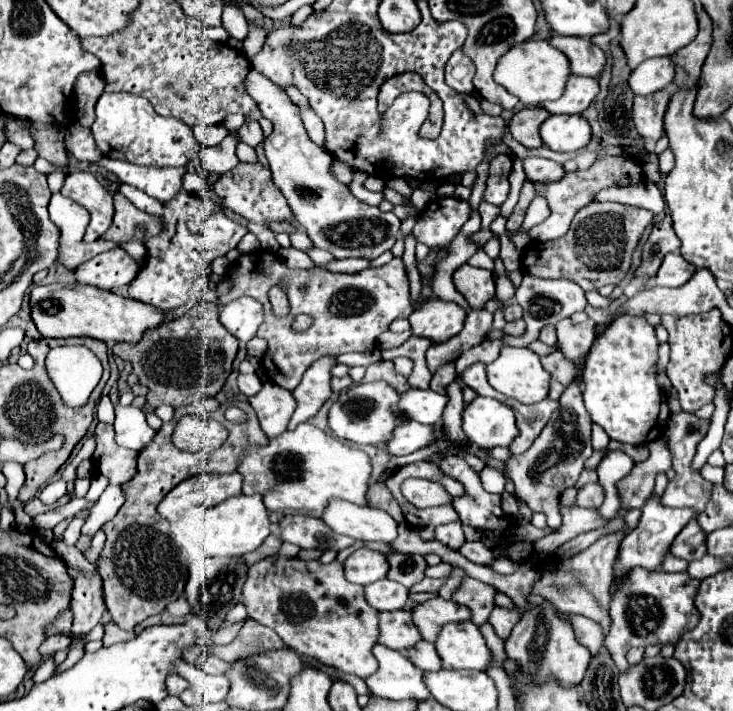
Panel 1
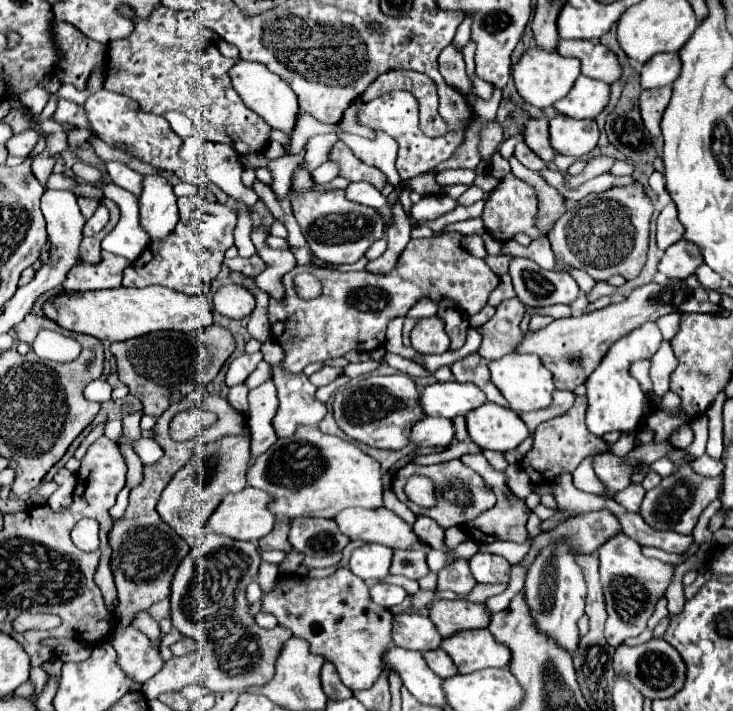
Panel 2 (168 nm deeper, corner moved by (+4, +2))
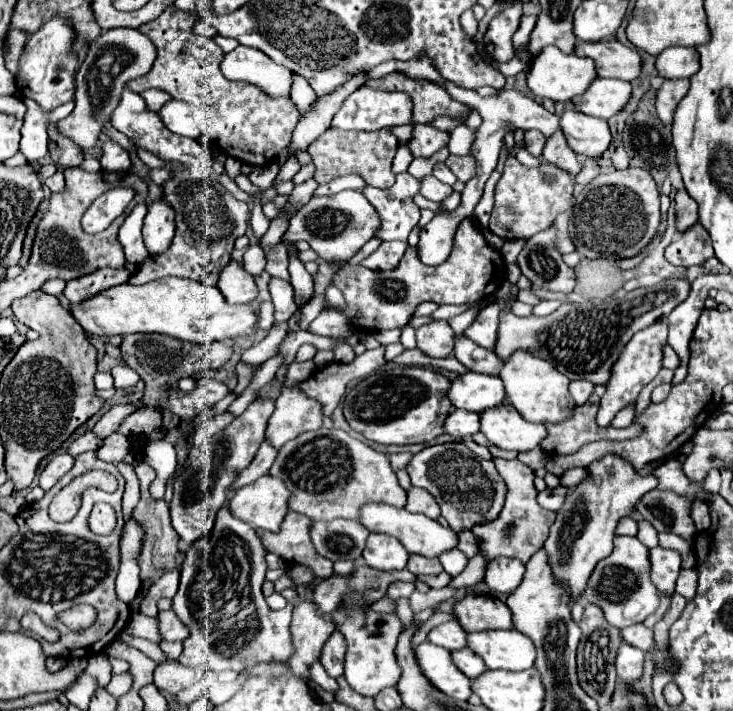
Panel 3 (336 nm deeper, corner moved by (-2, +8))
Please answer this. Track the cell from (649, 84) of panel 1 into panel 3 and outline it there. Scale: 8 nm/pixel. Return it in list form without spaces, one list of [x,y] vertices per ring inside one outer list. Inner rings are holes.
[[[665,48],[657,56],[655,68],[663,78],[689,78],[699,70],[699,56],[695,48]]]

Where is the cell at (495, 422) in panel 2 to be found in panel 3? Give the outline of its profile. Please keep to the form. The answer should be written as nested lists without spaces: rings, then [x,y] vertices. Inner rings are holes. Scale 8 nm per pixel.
[[[511,404],[487,408],[481,416],[481,432],[503,450],[525,452],[535,448],[545,438],[543,424],[529,424]]]

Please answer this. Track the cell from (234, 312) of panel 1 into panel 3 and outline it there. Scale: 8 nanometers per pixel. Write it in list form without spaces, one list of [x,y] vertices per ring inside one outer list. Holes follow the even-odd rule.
[[[229,262],[219,278],[217,288],[229,304],[249,304],[257,298],[257,286],[253,276],[249,276],[237,262]]]

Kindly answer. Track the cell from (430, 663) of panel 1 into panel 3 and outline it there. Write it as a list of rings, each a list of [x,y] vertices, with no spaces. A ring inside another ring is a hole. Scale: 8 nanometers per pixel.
[[[463,648],[463,650],[457,650],[457,652],[451,652],[451,660],[453,664],[469,678],[477,678],[481,672],[485,672],[485,664],[483,660],[469,648]]]

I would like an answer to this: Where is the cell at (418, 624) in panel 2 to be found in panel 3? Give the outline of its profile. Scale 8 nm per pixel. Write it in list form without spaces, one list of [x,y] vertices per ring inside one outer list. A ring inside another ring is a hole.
[[[449,620],[449,622],[443,622],[439,626],[435,626],[427,638],[429,642],[437,644],[437,646],[443,646],[447,650],[459,650],[459,648],[465,648],[465,630],[457,624],[457,620]]]

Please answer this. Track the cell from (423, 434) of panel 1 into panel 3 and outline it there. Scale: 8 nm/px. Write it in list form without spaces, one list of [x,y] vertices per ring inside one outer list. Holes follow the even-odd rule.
[[[453,410],[445,418],[445,434],[453,438],[467,438],[479,432],[479,414],[467,410]]]

